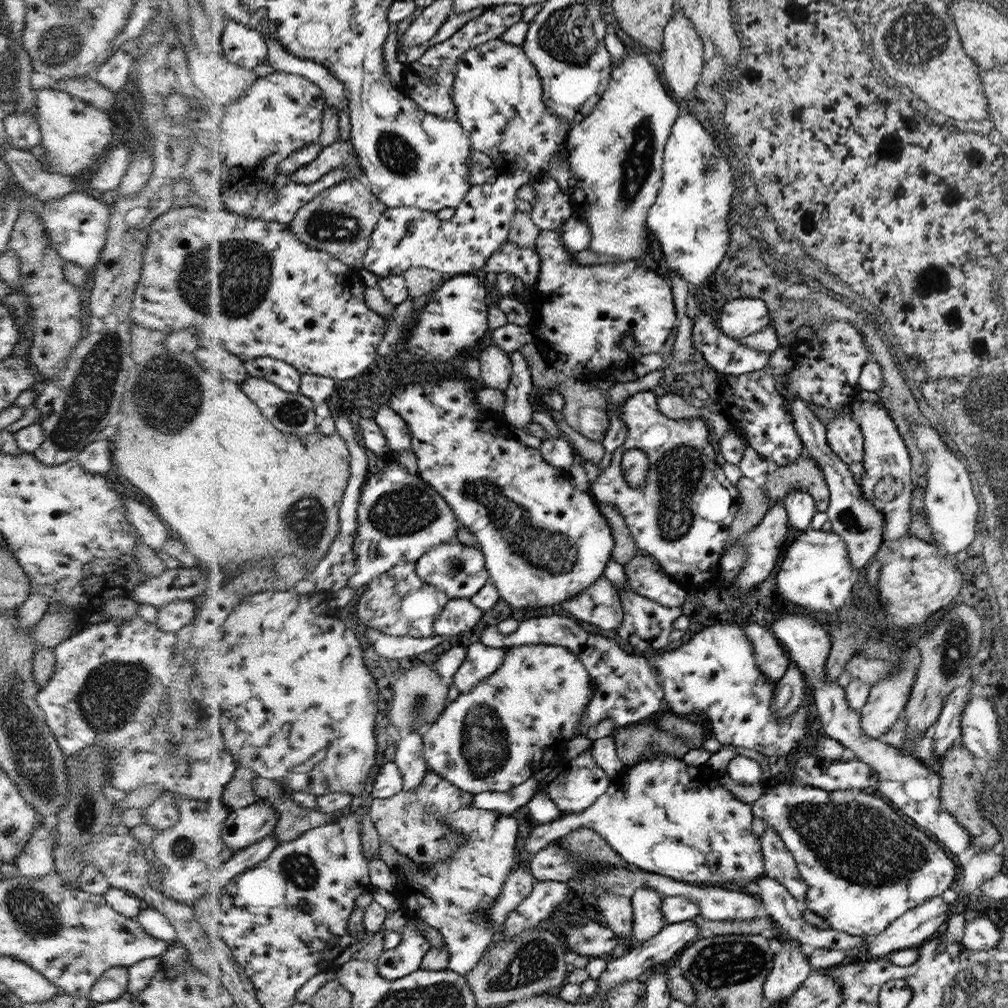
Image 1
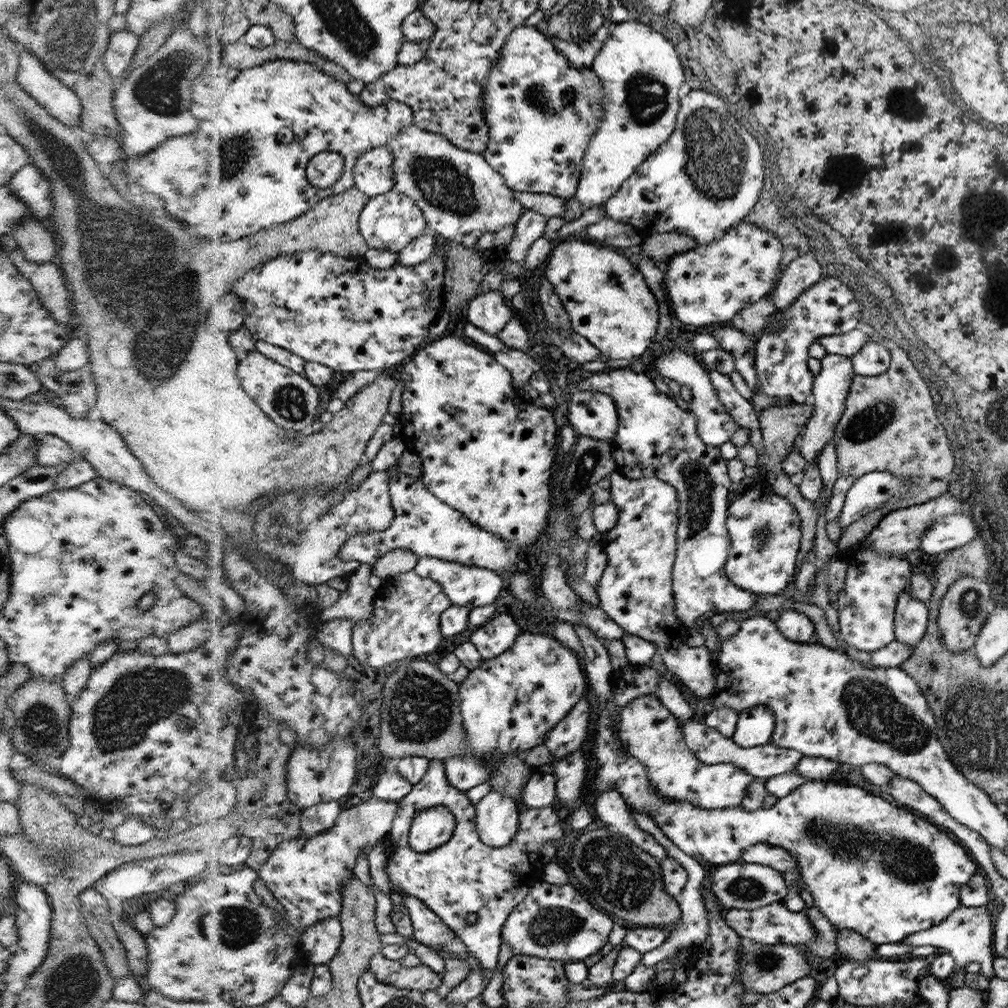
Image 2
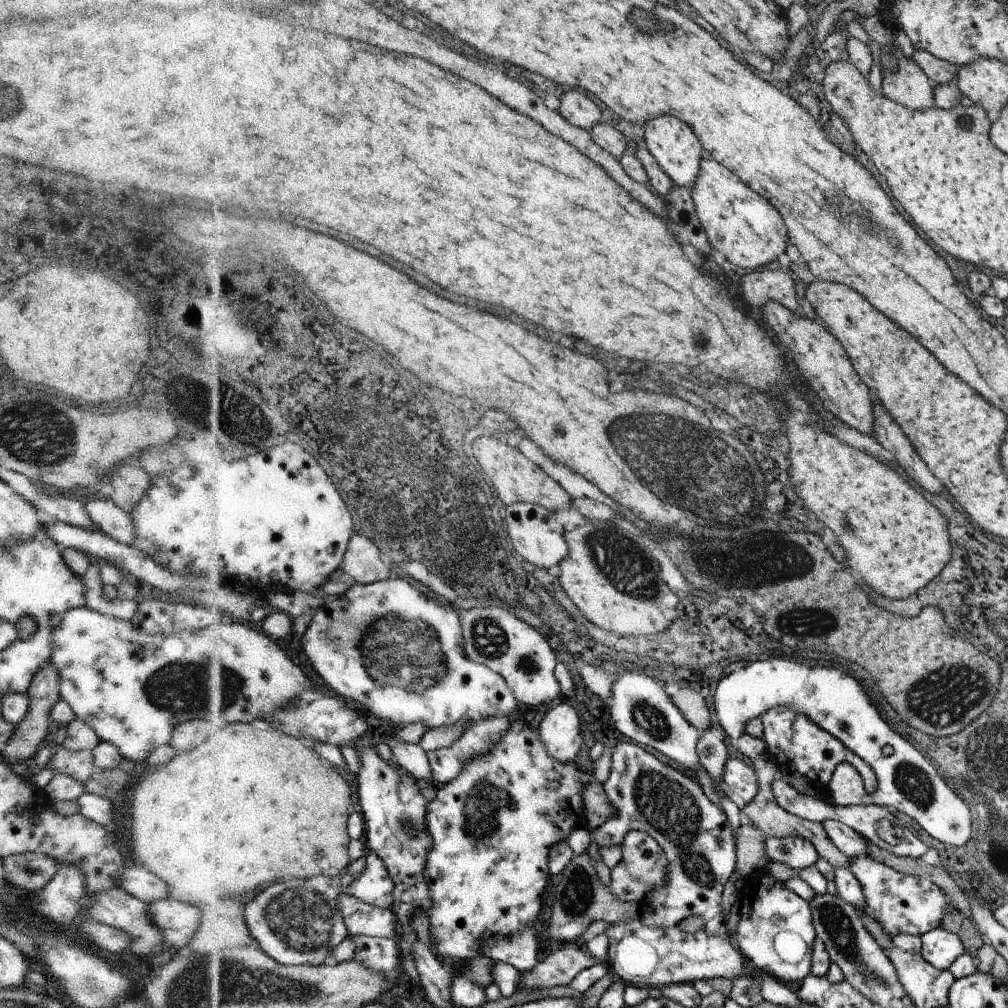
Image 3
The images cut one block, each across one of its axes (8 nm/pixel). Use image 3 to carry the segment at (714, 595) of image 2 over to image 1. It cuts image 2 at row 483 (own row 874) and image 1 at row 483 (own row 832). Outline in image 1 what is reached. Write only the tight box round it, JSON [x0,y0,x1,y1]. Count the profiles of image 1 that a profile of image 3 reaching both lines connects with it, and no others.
[589,389,740,604]

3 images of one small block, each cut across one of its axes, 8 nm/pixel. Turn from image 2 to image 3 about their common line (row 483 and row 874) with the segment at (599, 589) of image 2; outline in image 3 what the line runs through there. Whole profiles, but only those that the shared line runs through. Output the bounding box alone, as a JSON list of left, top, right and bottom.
[609,831,669,902]

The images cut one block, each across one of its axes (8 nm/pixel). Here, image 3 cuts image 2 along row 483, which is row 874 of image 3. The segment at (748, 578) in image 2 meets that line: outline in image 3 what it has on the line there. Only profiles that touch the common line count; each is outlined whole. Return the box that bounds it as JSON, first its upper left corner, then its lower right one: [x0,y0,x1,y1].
[735,870,817,982]

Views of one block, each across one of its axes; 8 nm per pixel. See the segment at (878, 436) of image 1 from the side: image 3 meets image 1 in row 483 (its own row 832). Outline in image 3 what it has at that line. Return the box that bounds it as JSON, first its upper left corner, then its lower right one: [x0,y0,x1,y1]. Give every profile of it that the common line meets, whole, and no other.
[772,778,928,858]

